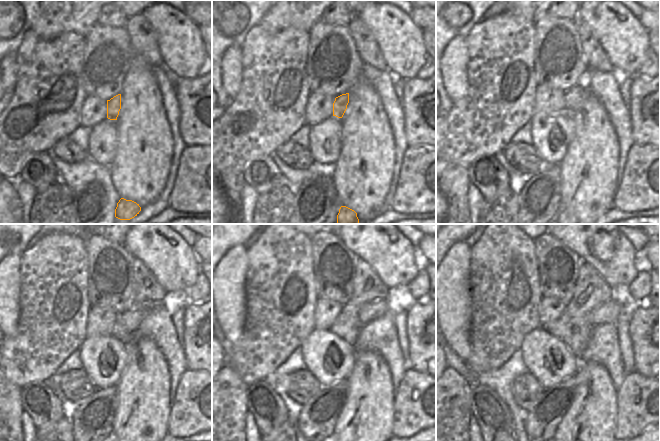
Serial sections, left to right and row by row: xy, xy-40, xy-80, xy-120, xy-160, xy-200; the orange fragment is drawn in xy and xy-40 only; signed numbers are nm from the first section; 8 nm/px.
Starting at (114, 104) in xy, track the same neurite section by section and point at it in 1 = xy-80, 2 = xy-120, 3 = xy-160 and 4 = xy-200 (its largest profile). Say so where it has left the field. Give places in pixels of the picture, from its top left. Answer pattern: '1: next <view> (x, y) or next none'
1: next xy-80 (574, 98)
2: next xy-120 (131, 319)
3: next xy-160 (370, 312)
4: next xy-200 (610, 312)

